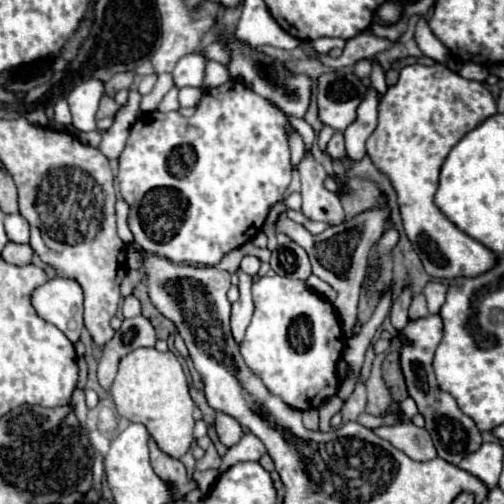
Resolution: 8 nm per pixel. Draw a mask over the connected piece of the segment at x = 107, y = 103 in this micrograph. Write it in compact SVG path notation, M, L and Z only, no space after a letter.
M102 95L102 101L100 101L100 109L96 113L97 119L104 119L104 117L112 117L114 111L118 109L118 105L108 97L108 95Z

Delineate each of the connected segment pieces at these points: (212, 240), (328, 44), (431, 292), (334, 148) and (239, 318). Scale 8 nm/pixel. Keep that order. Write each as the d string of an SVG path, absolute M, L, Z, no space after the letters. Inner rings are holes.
M230 79L228 83L224 83L220 87L206 89L198 107L196 107L196 113L192 117L184 117L178 111L144 113L132 125L128 143L120 155L120 171L118 171L120 193L122 193L122 199L130 207L128 227L134 233L134 243L144 251L164 255L174 263L188 263L188 265L216 265L226 253L248 243L262 229L262 223L266 219L268 209L284 197L284 191L290 185L290 179L292 179L292 163L290 163L290 149L288 149L288 133L290 131L292 131L292 127L278 107L274 107L268 99L256 95L254 91L250 91L250 87L246 87L244 83L238 83L234 79Z
M320 37L320 39L316 39L316 41L308 41L310 43L310 47L312 47L312 51L314 53L318 53L318 55L328 55L328 51L330 49L334 49L334 47L344 47L344 39L328 39L328 37Z
M428 281L426 287L424 287L424 297L428 301L428 309L430 313L438 313L442 303L444 303L444 297L446 297L446 285L442 281Z
M338 131L330 141L328 141L328 147L326 147L326 155L334 161L340 161L340 159L346 159L346 147L344 147L344 137L342 133Z
M242 271L238 273L238 277L240 277L240 283L238 283L240 299L232 305L232 335L236 343L242 341L244 331L250 325L250 319L254 313L254 301L252 301L252 281L254 279Z

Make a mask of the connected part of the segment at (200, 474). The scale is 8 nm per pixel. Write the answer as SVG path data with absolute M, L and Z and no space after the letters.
M196 471L194 473L194 481L198 483L198 489L202 491L202 493L208 493L210 491L210 487L214 485L214 481L218 479L218 471Z

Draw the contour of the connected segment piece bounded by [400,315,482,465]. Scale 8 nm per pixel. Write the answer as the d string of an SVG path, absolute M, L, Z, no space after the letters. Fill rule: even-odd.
M440 315L410 319L402 329L402 335L406 337L406 341L400 343L400 369L408 385L408 395L416 401L418 413L426 421L426 431L434 441L438 457L456 465L466 453L476 451L480 447L482 435L474 425L474 421L458 409L454 397L438 387L434 369L432 369L432 359L434 359L436 347L442 341L442 319Z

